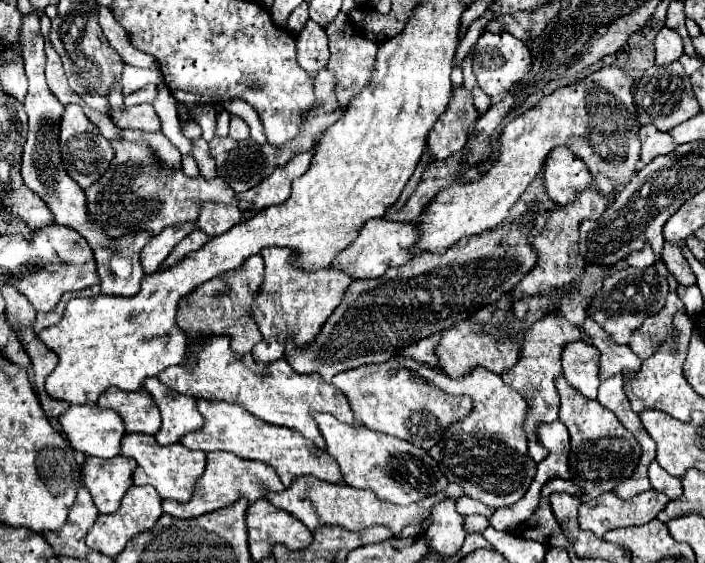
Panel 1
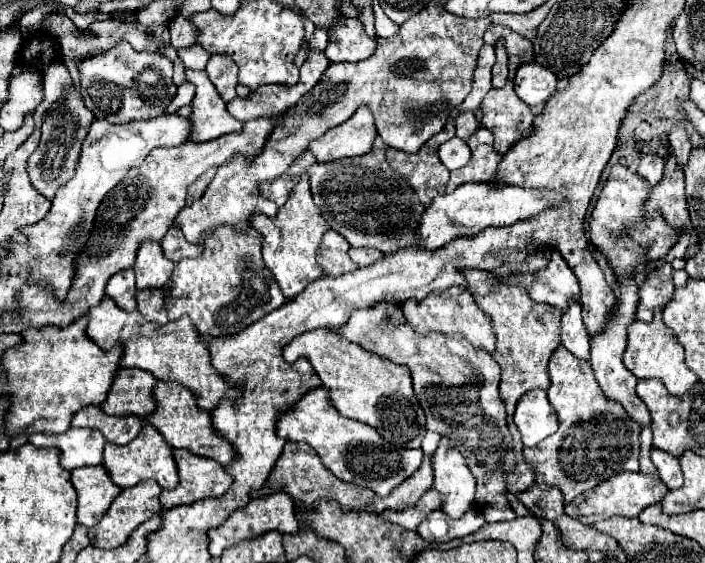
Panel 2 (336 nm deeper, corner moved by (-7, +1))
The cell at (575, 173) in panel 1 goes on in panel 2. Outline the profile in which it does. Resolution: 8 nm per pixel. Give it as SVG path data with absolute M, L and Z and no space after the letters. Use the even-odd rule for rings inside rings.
M620 164L612 166L608 180L590 214L590 220L588 220L590 242L606 254L610 268L616 270L616 274L636 272L648 260L666 256L666 252L670 250L672 242L678 236L678 232L670 228L660 214L652 214L652 216L644 214L644 202L648 198L648 192L650 192L650 184L644 178L640 178L638 174L632 174L626 166L620 166ZM622 230L630 230L632 232L630 238L628 236L620 238Z

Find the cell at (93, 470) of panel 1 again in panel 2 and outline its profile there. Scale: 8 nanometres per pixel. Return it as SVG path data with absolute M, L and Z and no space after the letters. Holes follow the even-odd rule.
M84 466L80 470L72 470L72 484L78 492L78 524L88 528L100 522L104 510L108 510L114 498L122 492L122 488L112 482L104 466Z

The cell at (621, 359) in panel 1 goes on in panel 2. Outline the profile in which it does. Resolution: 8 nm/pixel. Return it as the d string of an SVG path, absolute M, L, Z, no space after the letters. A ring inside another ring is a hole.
M552 254L548 268L536 272L536 282L530 288L530 298L536 302L556 304L562 310L568 308L570 300L580 302L580 288L574 272L560 254Z

